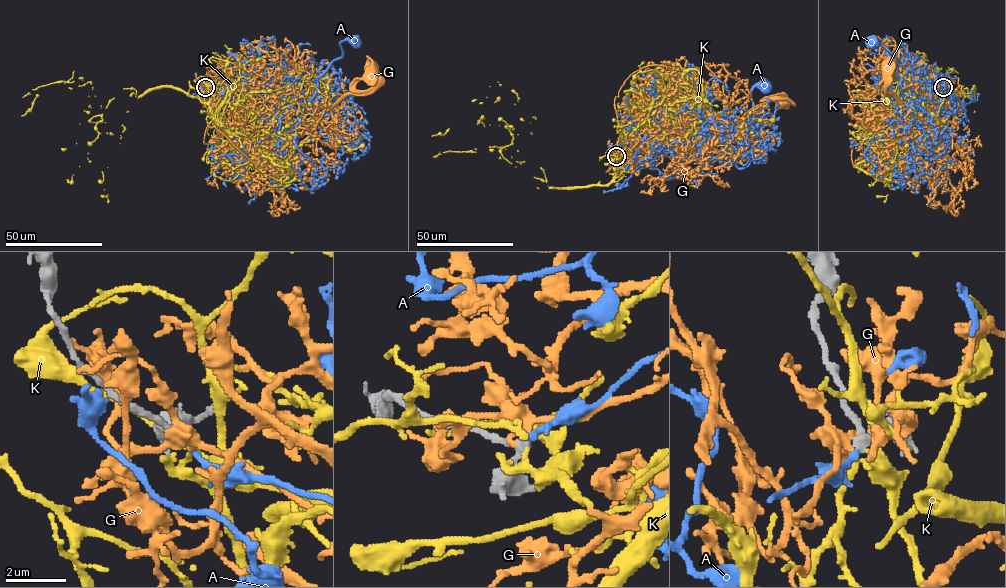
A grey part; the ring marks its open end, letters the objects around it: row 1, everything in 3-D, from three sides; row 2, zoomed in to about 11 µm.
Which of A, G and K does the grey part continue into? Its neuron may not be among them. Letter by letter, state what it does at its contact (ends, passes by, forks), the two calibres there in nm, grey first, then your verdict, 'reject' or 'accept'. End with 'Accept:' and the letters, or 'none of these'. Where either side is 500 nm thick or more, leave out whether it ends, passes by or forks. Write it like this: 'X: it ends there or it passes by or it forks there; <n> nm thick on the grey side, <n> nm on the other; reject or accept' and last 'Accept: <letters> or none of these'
A: it ends there; 240 nm thick on the grey side, 160 nm on the other; accept
G: it ends there; 280 nm thick on the grey side, 200 nm on the other; reject
K: it ends there; 260 nm thick on the grey side, 110 nm on the other; reject
Accept: A

